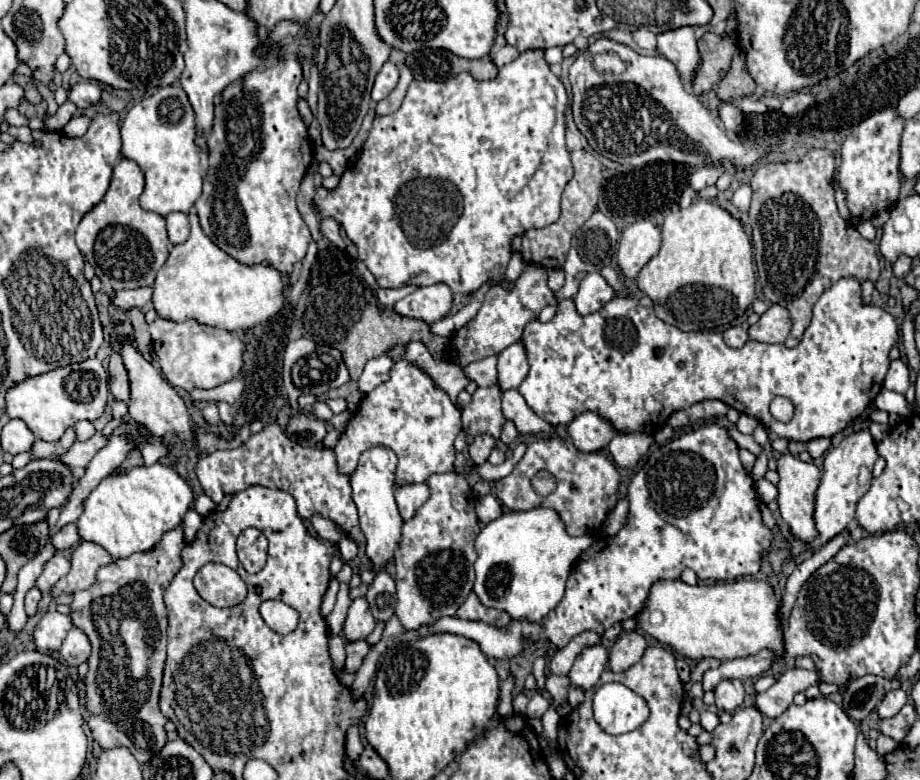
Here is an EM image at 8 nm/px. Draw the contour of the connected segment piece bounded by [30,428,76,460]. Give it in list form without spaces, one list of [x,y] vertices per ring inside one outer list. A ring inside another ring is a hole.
[[[72,428],[66,430],[66,434],[58,440],[58,442],[44,442],[44,440],[36,440],[32,446],[32,456],[34,458],[60,458],[62,454],[66,454],[70,450],[70,446],[74,444],[76,434]]]

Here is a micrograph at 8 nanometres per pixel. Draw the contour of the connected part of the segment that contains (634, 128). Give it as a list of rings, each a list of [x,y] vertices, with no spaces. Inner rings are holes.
[[[598,38],[586,52],[578,54],[570,66],[570,84],[572,114],[578,130],[598,154],[618,164],[646,166],[656,160],[672,160],[690,166],[732,162],[740,168],[748,168],[768,150],[730,140],[698,98],[684,88],[676,66],[660,54],[644,56],[626,44]],[[602,52],[618,54],[624,62],[624,72],[596,72],[594,56]],[[678,140],[684,140],[686,148],[680,148],[676,144]]]

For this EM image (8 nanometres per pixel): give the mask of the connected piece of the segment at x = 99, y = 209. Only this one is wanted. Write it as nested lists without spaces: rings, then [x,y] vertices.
[[[122,158],[114,168],[106,196],[82,218],[76,228],[76,244],[94,266],[96,276],[108,290],[150,286],[170,252],[166,220],[160,214],[142,210],[138,200],[144,192],[144,174],[136,162]]]

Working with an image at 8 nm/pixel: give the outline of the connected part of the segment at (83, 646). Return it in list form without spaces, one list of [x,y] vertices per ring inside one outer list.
[[[72,628],[60,648],[60,654],[68,666],[80,666],[88,660],[92,646],[88,644],[88,636],[80,632],[80,628]]]

